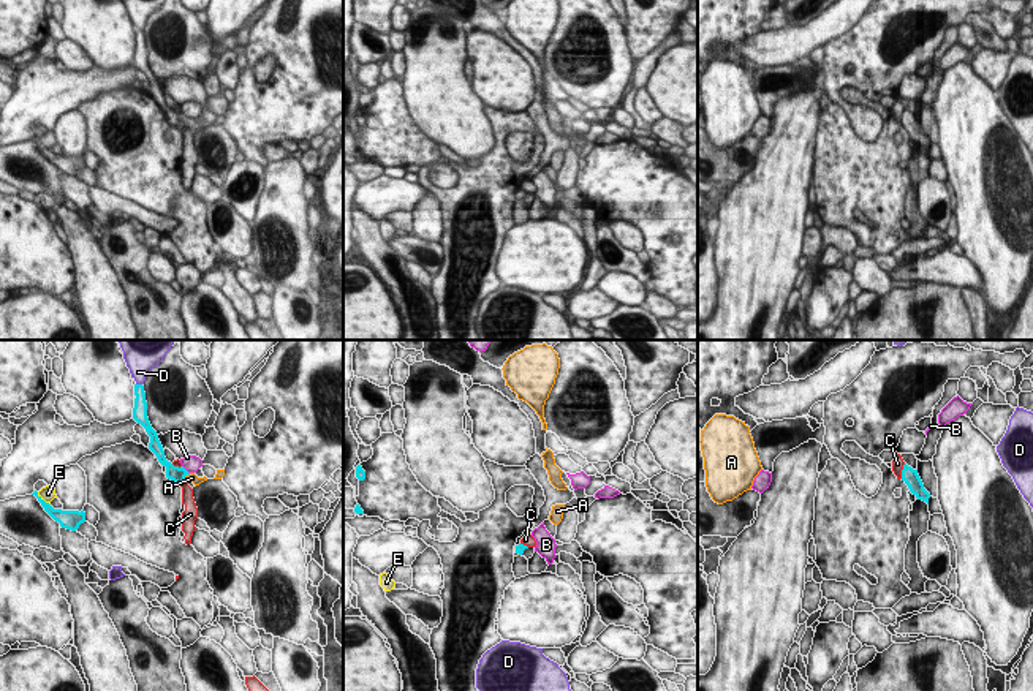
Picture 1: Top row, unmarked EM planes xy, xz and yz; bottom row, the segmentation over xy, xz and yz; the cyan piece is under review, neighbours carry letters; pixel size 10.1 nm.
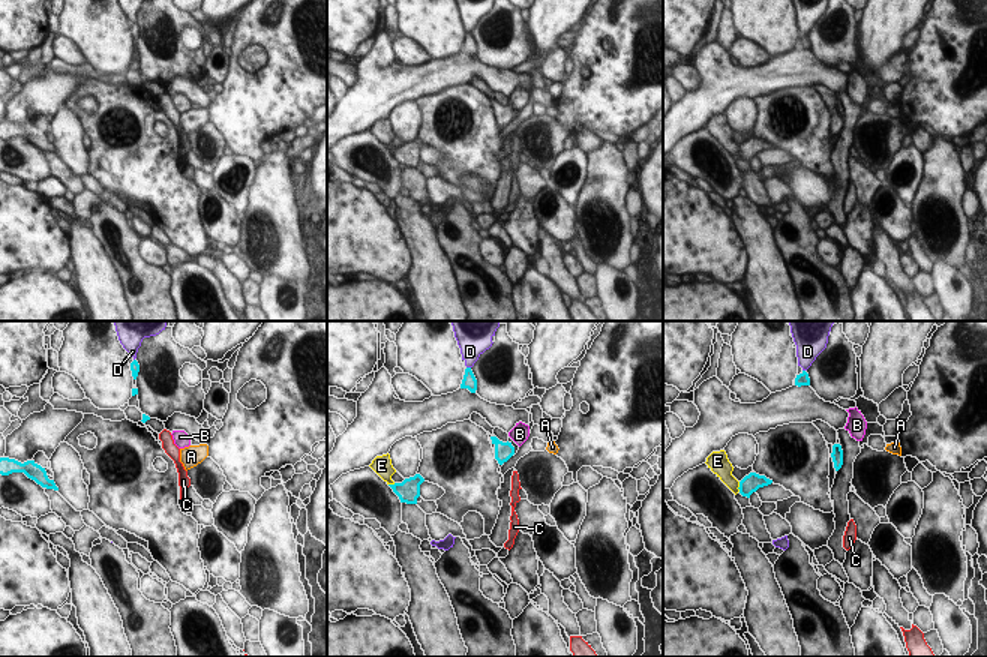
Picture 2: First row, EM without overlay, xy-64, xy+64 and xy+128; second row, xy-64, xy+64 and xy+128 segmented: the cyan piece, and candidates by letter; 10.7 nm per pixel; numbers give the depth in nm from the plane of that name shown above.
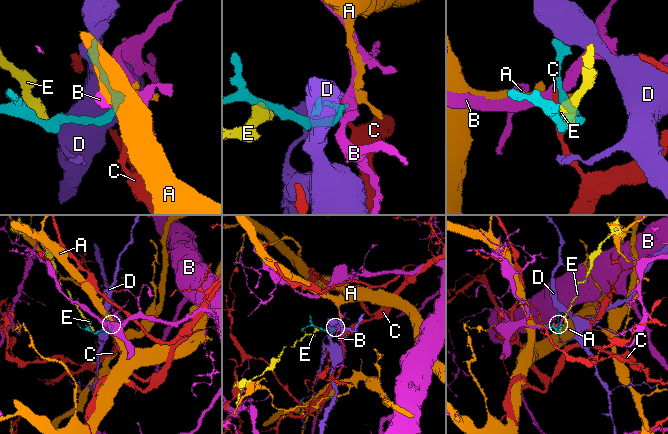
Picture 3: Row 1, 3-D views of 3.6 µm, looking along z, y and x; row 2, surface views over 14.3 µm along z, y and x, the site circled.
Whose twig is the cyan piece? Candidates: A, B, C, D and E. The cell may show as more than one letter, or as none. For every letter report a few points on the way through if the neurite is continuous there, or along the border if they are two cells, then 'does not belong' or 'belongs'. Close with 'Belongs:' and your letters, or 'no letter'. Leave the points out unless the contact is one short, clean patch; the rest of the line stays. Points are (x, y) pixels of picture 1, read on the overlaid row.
A: runs through xy (174, 473), (187, 475), (192, 478); belongs
B: border along xy (182, 465), (189, 473); does not belong
C: border along yz (905, 464), (900, 478); does not belong
D: border along xy (136, 383), (141, 385); does not belong
E: border along xy (37, 492), (49, 505); does not belong
Belongs: A

